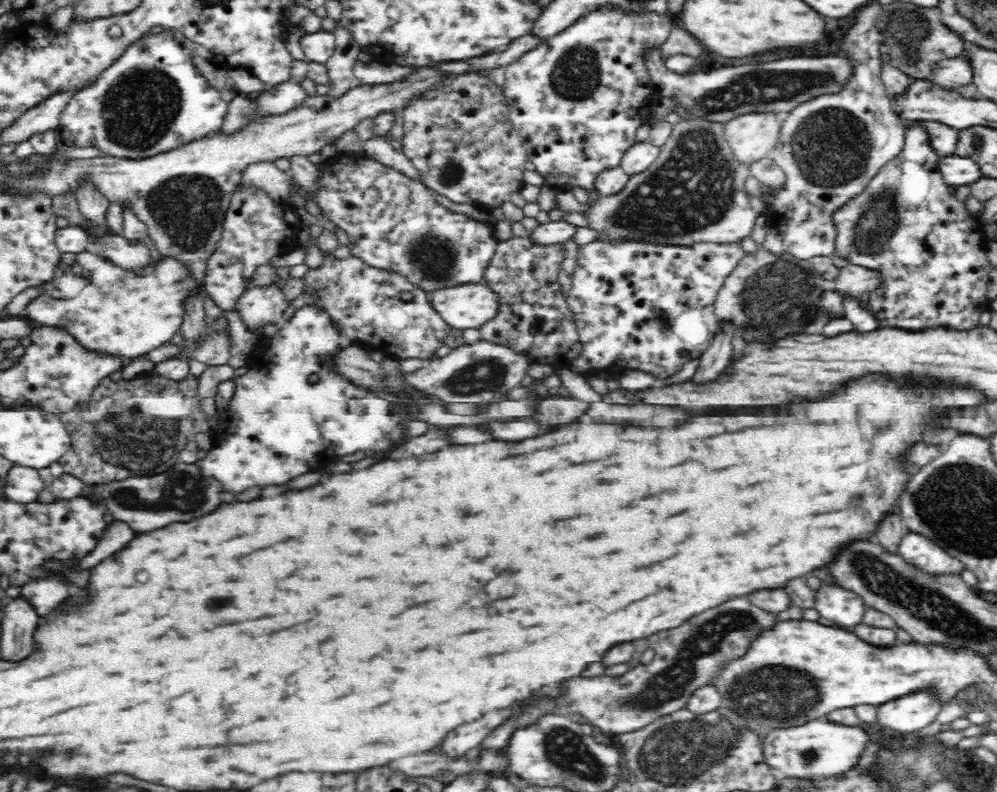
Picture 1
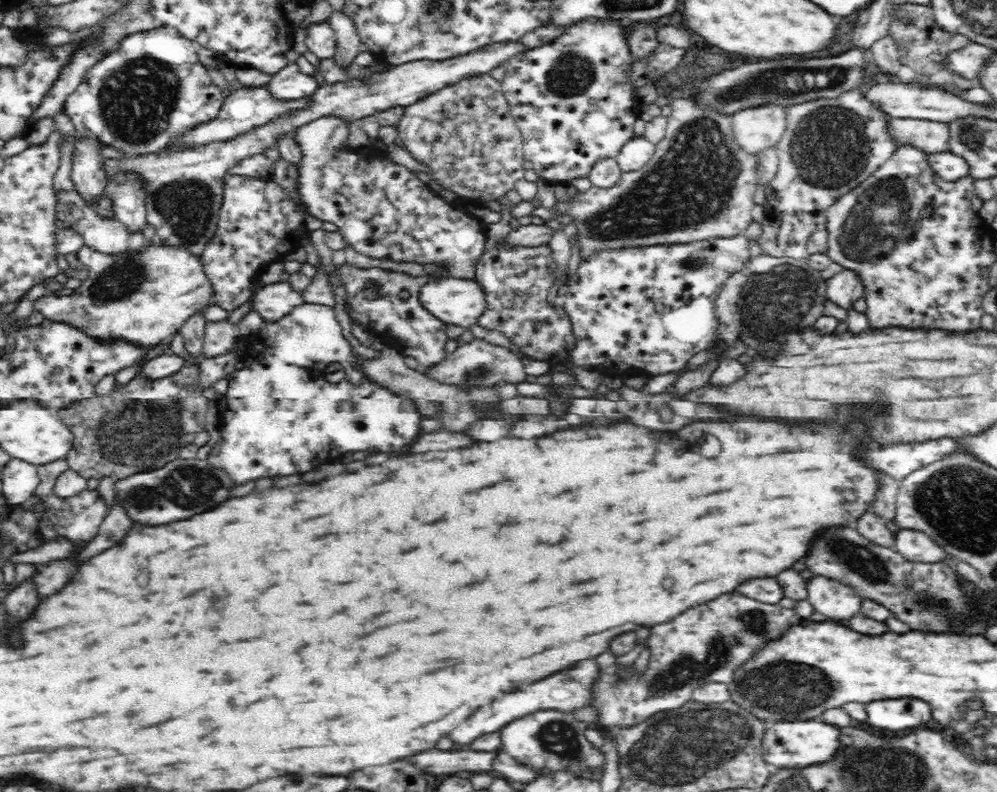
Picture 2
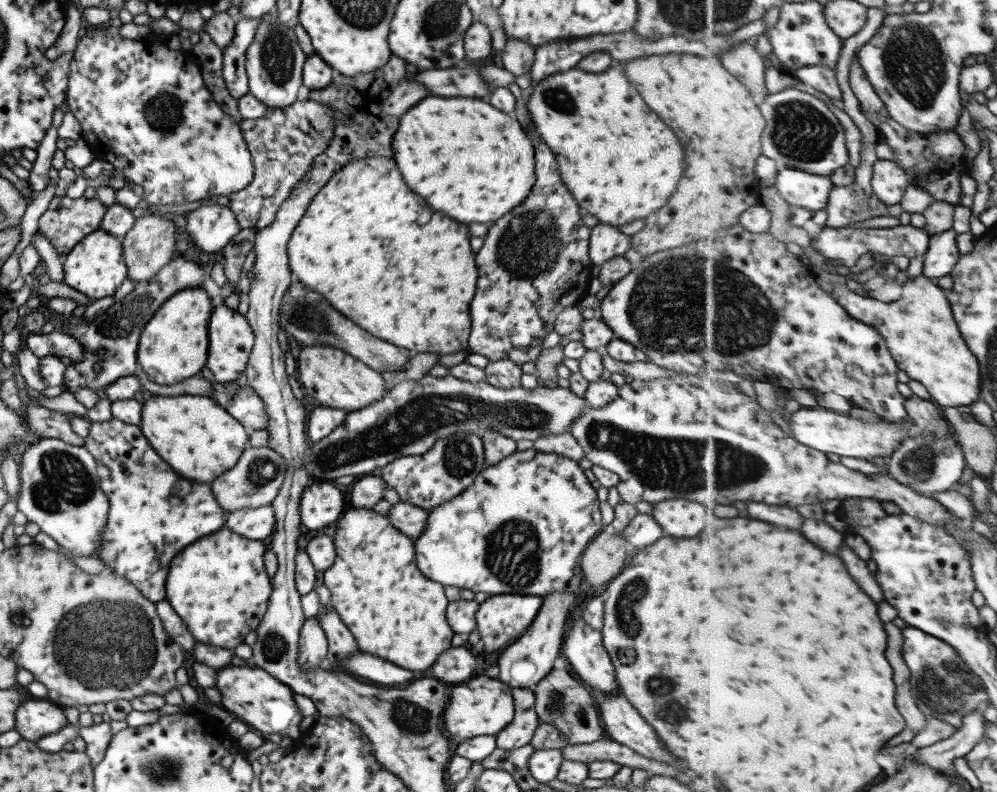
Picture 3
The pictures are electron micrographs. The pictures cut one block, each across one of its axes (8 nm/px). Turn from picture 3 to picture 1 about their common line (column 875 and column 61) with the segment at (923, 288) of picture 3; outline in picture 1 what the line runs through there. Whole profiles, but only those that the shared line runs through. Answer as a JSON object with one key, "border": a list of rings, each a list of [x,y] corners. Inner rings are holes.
{"border":[[[84,250],[77,254],[77,263],[92,274],[90,284],[83,288],[77,297],[70,300],[54,298],[46,292],[40,294],[25,307],[24,315],[39,325],[64,328],[82,346],[90,348],[90,351],[102,352],[104,355],[122,355],[126,356],[126,359],[146,355],[166,344],[181,330],[188,300],[202,290],[202,284],[197,282],[197,278],[193,277],[193,271],[189,269],[189,263],[182,262],[176,255],[163,257],[158,265],[150,260],[142,267],[128,270],[125,267],[118,267],[105,257],[94,256]]]}

